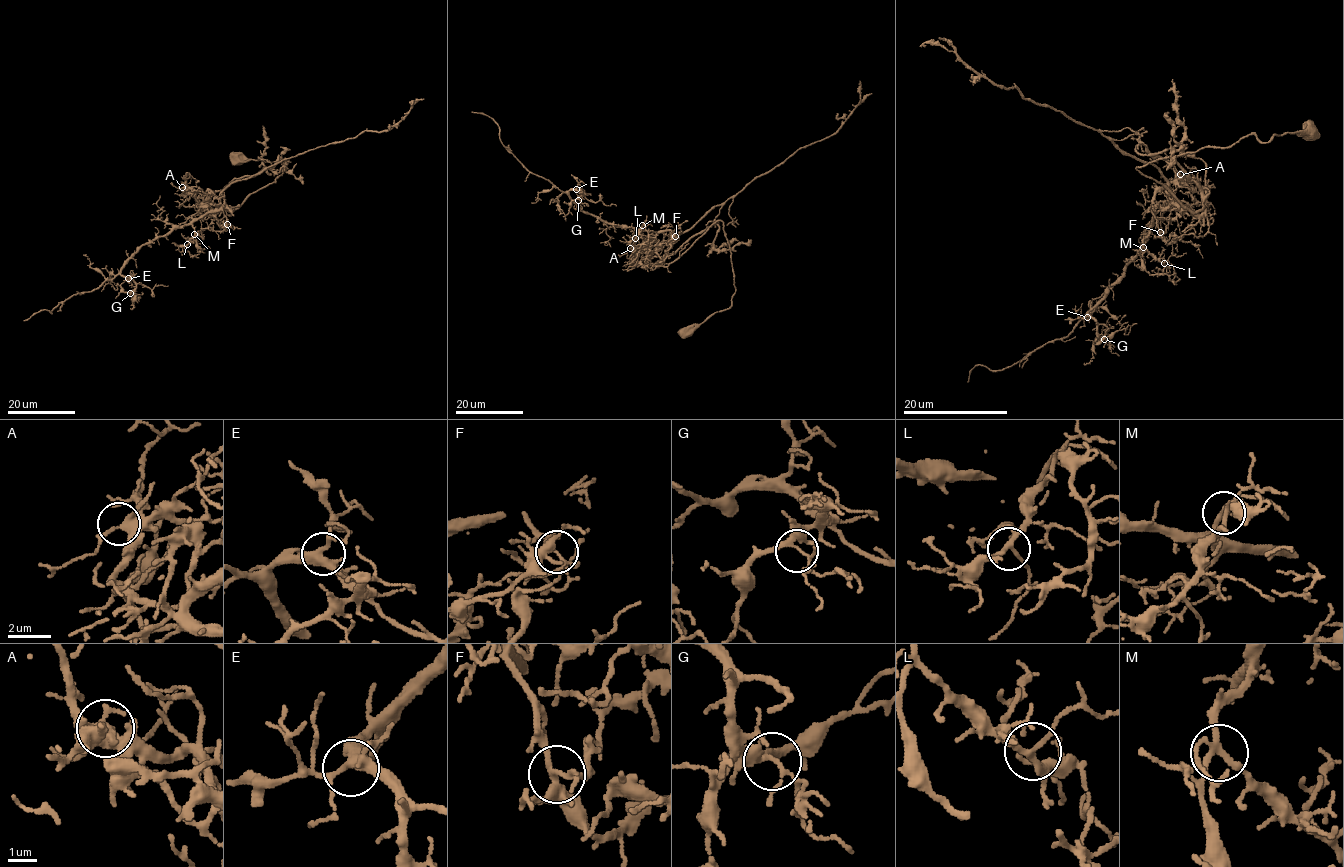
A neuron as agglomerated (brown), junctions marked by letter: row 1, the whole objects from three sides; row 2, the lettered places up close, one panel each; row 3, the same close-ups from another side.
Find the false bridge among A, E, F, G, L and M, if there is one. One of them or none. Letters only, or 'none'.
F

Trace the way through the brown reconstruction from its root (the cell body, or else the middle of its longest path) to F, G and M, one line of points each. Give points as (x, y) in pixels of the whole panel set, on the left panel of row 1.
F: (236, 158), (287, 164), (275, 182), (253, 192), (232, 210), (212, 203), (213, 214), (209, 211), (228, 224)
G: (236, 158), (287, 164), (232, 210), (203, 204), (202, 215), (144, 243), (121, 271), (135, 284), (130, 293)
M: (236, 158), (287, 164), (275, 182), (230, 211), (203, 204), (199, 210), (208, 211), (192, 224), (194, 234)

